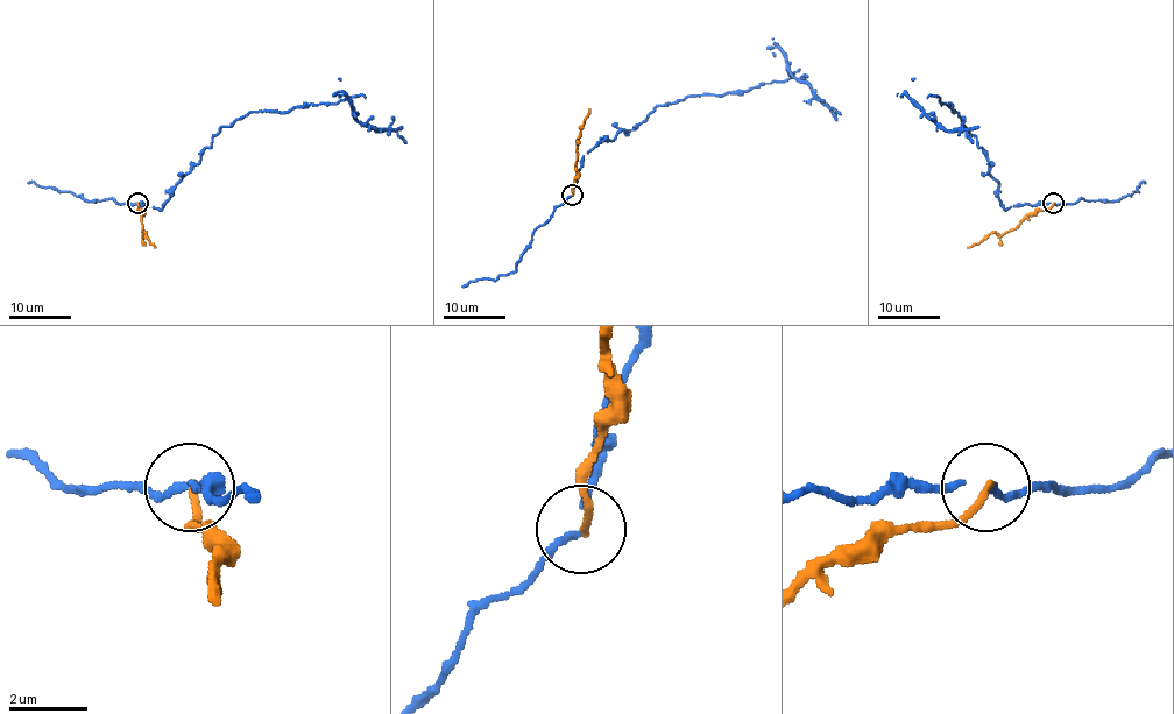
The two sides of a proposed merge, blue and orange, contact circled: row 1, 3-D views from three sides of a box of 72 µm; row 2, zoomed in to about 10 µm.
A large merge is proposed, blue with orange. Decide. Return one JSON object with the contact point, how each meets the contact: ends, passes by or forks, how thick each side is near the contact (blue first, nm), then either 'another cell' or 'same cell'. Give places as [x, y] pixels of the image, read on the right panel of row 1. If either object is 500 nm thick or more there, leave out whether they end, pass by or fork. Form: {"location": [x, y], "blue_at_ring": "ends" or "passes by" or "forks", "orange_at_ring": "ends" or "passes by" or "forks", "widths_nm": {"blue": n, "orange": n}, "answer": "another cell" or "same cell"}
{"location": [1053, 203], "blue_at_ring": "passes by", "orange_at_ring": "ends", "widths_nm": {"blue": 120, "orange": 180}, "answer": "another cell"}

